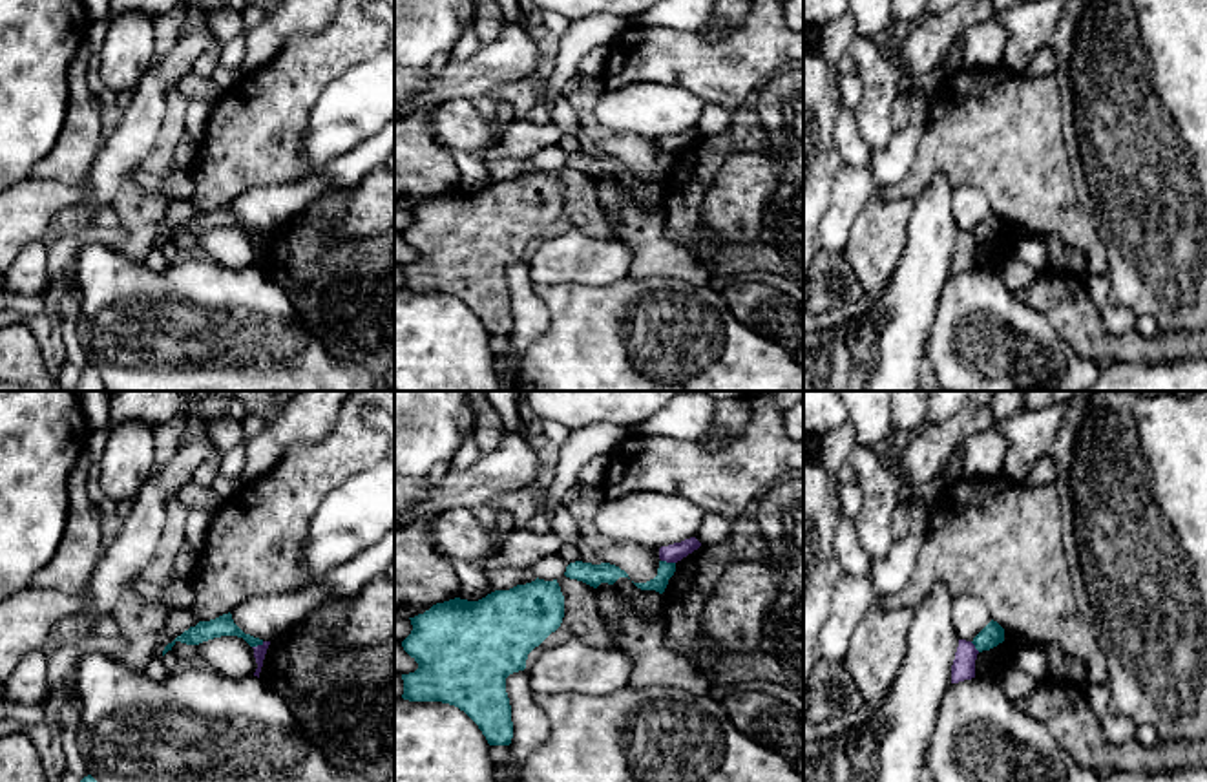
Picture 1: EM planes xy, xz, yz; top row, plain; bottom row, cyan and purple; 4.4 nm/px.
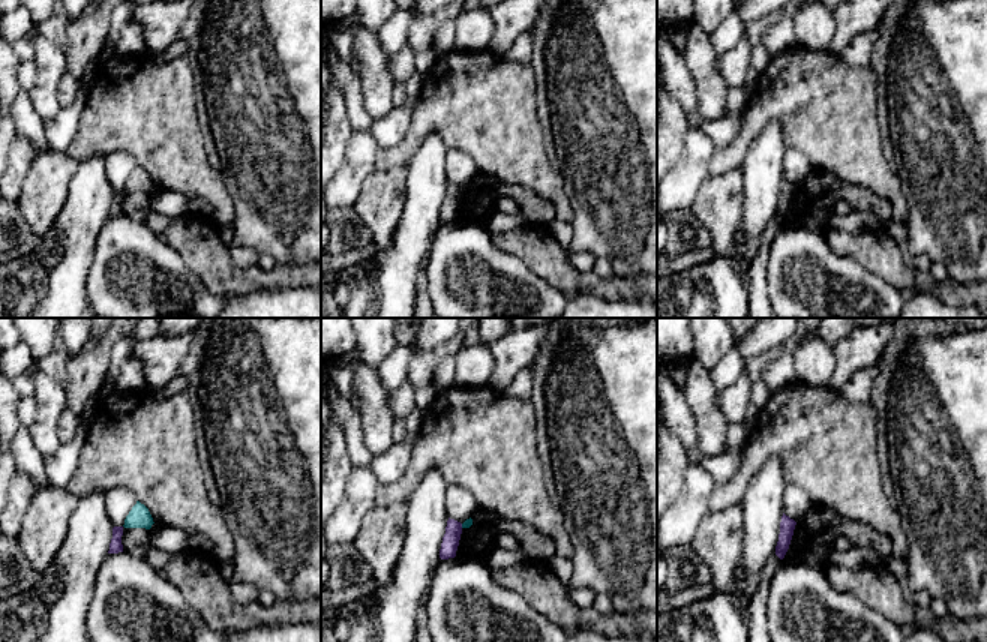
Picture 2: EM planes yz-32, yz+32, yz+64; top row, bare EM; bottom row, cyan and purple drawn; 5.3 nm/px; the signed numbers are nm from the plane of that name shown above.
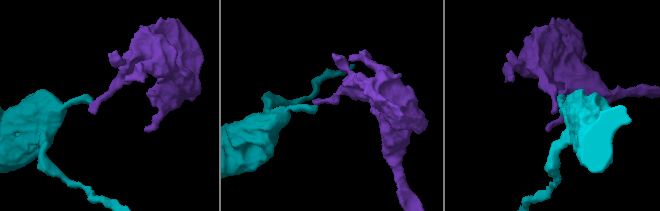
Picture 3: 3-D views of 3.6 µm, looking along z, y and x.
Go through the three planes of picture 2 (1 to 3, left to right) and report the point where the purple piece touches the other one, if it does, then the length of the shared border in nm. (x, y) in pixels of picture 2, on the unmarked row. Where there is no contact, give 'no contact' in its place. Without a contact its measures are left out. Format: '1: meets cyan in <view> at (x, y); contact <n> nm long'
1: no contact
2: meets cyan in yz+32 at (462, 189); contact 30 nm long
3: no contact

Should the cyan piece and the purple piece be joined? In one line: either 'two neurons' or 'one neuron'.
two neurons

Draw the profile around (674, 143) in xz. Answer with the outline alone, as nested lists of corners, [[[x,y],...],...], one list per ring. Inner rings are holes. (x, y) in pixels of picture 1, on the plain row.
[[[690,128],[681,133],[668,135],[668,137],[661,137],[659,150],[666,153],[677,153],[688,144],[692,144],[694,141],[698,141],[699,137],[701,133],[696,128]]]

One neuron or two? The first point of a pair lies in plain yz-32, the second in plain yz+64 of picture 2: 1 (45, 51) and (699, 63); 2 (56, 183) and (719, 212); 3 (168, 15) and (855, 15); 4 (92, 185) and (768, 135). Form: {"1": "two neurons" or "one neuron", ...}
{"1": "one neuron", "2": "one neuron", "3": "one neuron", "4": "one neuron"}

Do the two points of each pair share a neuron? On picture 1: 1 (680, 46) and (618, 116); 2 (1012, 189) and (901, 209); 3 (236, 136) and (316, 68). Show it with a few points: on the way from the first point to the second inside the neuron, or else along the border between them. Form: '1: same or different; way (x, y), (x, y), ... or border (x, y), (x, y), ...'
1: different; border (689, 88), (630, 83), (607, 90)
2: different; border (873, 194), (884, 200), (912, 200)
3: same; way (256, 116), (296, 75)

